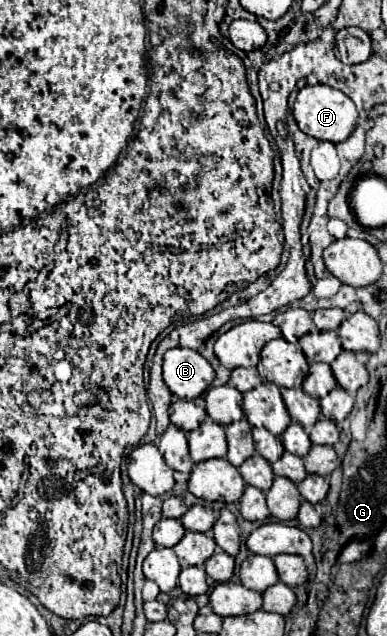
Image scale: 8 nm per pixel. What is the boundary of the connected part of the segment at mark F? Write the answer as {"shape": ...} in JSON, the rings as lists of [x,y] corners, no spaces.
{"shape":[[[324,84],[304,86],[296,96],[292,114],[302,132],[306,132],[308,136],[314,136],[316,140],[328,140],[334,144],[344,142],[356,128],[356,120],[358,120],[358,110],[354,102],[344,92],[332,86],[324,86]]]}

